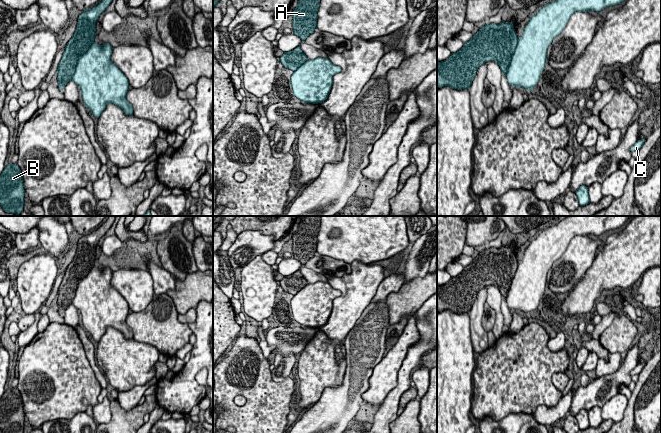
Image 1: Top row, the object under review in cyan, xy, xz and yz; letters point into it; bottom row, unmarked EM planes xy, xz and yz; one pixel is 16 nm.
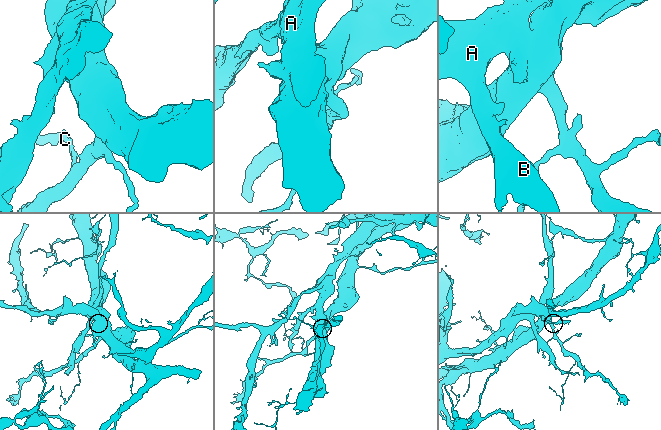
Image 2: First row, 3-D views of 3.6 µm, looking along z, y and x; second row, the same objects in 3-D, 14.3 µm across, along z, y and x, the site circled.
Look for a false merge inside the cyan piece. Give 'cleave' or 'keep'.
cleave

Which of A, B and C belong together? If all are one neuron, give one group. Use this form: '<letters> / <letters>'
A B / C

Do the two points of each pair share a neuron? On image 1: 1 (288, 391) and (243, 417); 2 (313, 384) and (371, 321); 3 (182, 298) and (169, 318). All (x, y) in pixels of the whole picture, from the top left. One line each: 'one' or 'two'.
1: one
2: two
3: two

